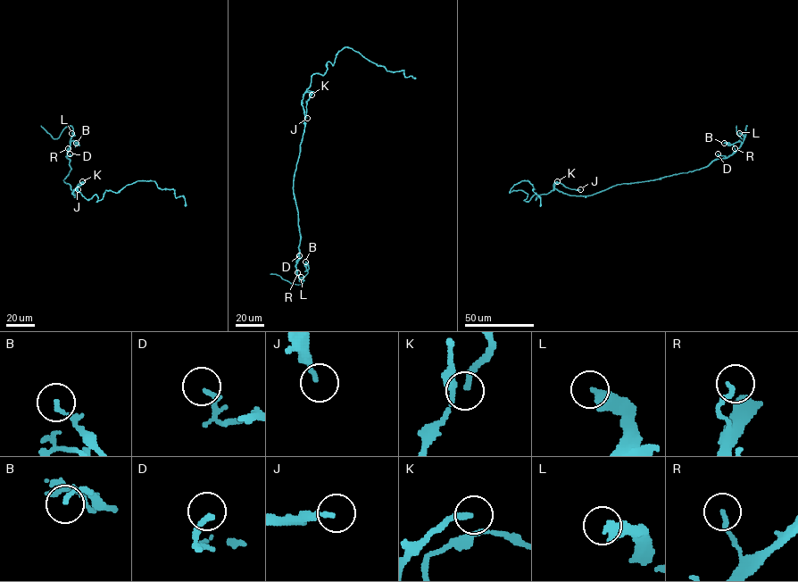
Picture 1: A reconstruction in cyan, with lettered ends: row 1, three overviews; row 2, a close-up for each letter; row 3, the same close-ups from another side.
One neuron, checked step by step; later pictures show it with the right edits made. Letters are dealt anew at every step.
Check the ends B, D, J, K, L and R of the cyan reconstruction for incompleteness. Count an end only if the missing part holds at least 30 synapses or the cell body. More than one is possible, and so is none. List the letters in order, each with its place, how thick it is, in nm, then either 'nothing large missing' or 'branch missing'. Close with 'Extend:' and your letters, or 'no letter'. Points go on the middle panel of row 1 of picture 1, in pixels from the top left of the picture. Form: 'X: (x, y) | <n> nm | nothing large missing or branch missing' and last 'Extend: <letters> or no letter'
B: (305, 261) | 150 nm | nothing large missing
D: (299, 255) | 200 nm | nothing large missing
J: (307, 118) | 180 nm | nothing large missing
K: (311, 95) | 140 nm | branch missing
L: (301, 277) | 480 nm | branch missing
R: (297, 272) | 170 nm | nothing large missing
Extend: K, L

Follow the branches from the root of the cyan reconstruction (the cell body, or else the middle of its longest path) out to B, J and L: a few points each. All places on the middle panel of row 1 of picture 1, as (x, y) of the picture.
B: (304, 129), (293, 187), (300, 234), (295, 266), (300, 278), (307, 273), (309, 267), (305, 261)
J: (304, 129), (302, 99), (305, 93), (310, 92), (307, 118)
L: (304, 129), (293, 187), (300, 234), (295, 271), (301, 281), (301, 277)

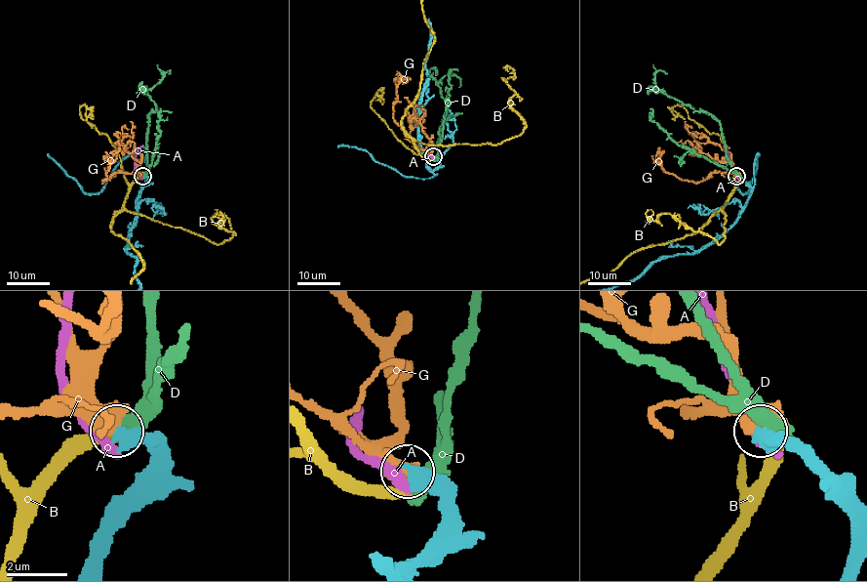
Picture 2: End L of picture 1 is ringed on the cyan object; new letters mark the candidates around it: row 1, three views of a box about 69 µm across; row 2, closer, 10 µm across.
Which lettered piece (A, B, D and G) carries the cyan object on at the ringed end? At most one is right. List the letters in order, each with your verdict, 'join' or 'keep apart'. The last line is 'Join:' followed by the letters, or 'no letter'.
A: keep apart
B: keep apart
D: keep apart
G: join
Join: G

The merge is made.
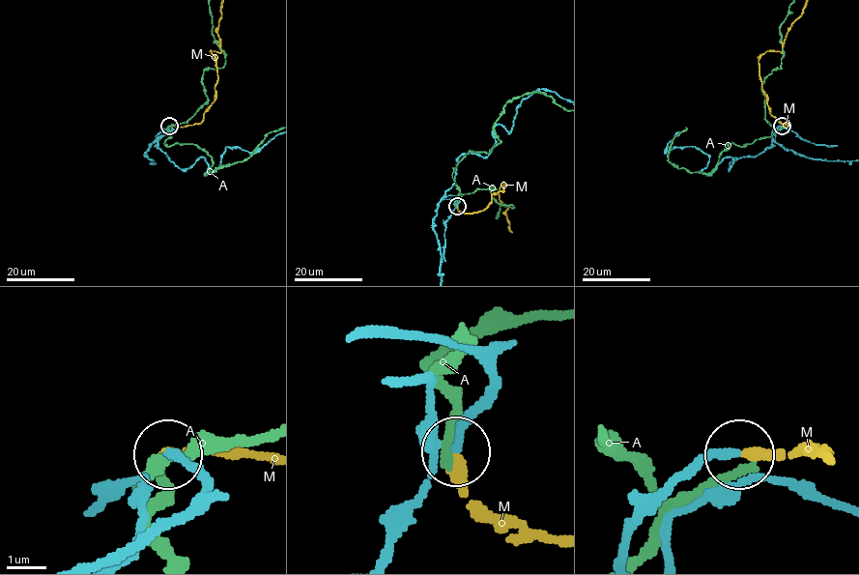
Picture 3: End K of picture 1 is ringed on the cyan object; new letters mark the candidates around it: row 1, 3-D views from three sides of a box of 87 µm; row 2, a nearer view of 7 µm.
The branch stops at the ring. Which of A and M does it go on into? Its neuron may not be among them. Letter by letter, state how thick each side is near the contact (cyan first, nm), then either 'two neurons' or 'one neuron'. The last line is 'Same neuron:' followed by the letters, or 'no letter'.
A: 200/280 nm | two neurons
M: 130/280 nm | one neuron
Same neuron: M

